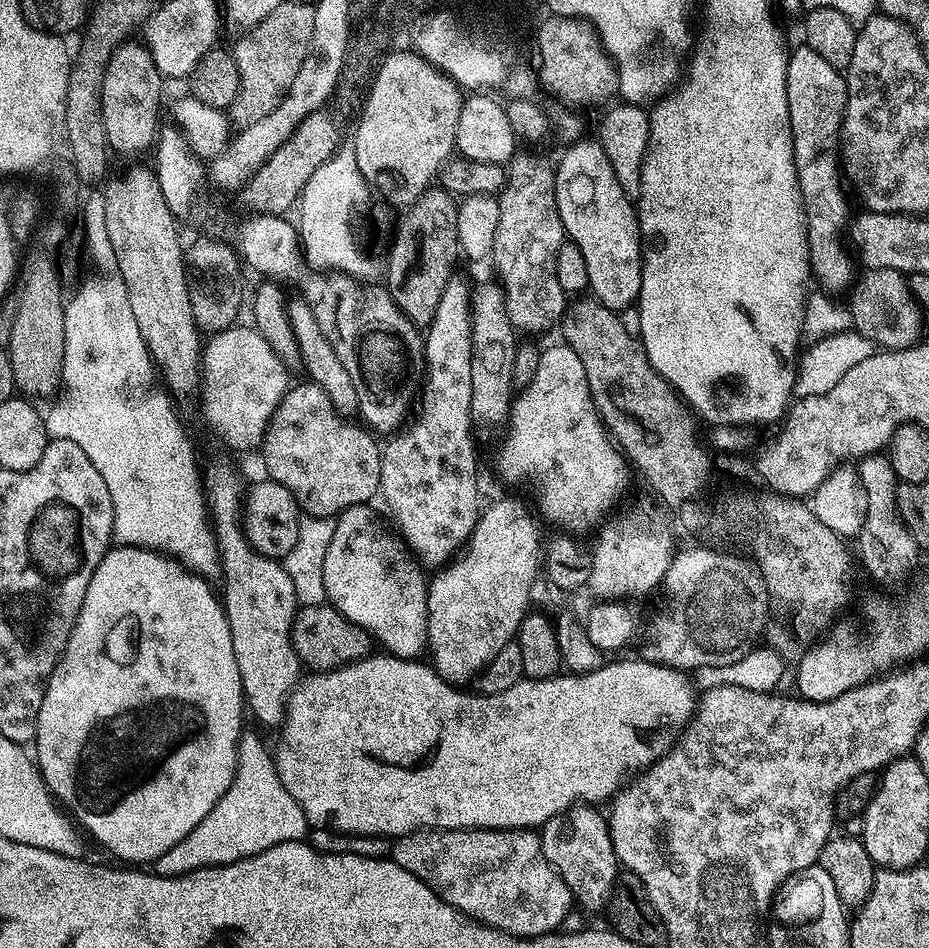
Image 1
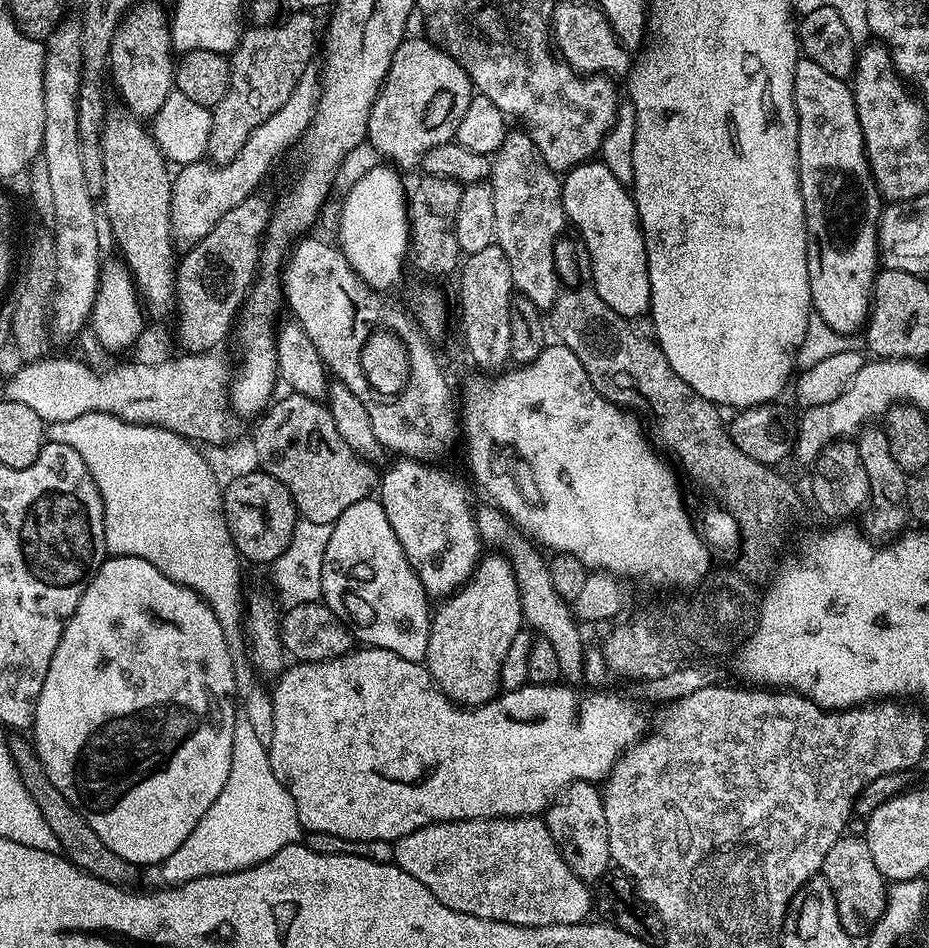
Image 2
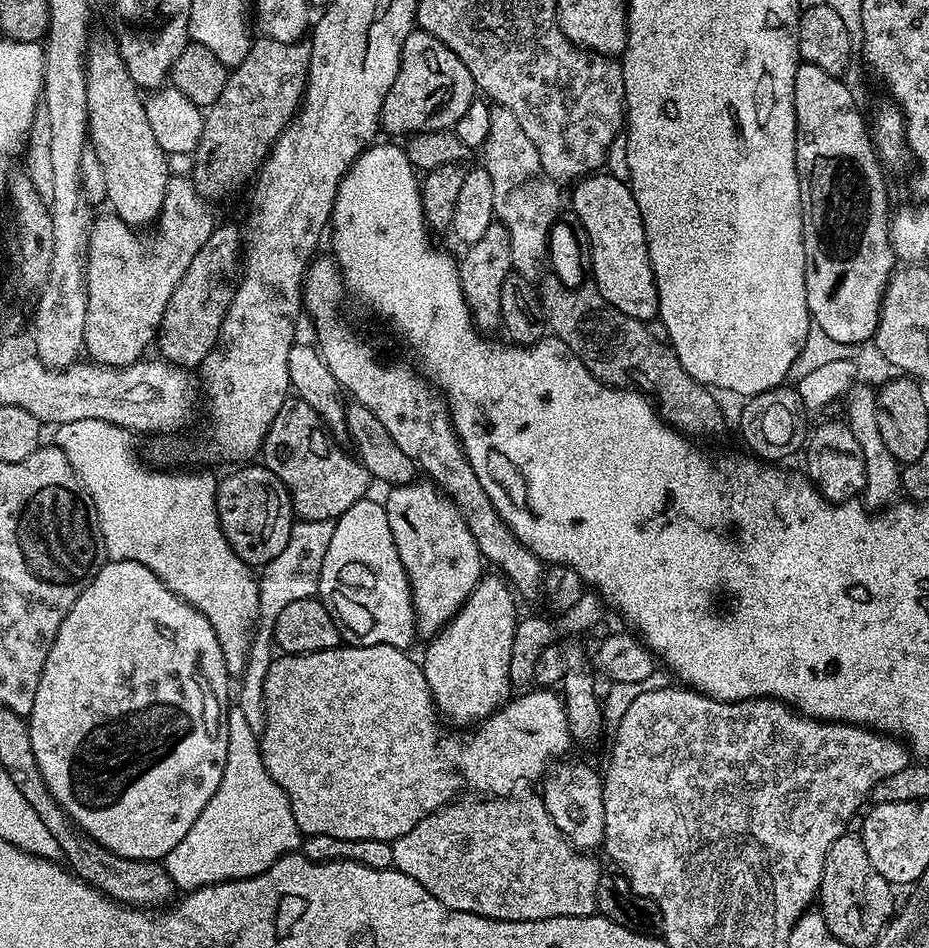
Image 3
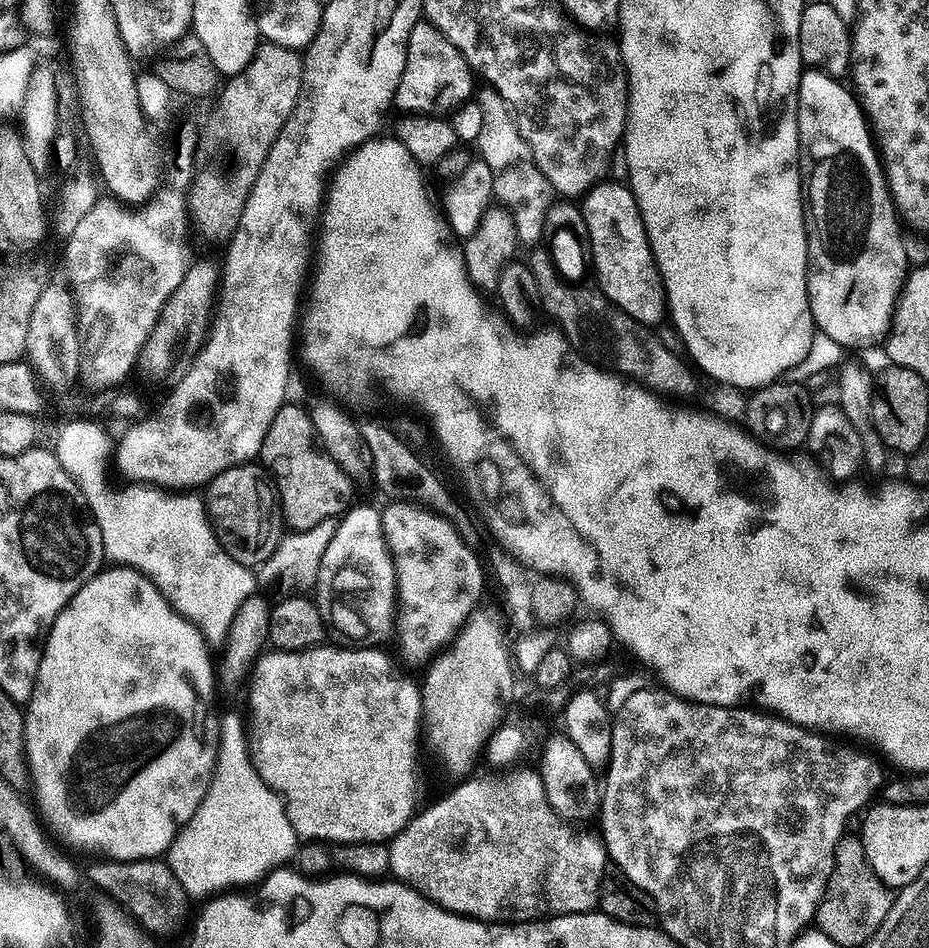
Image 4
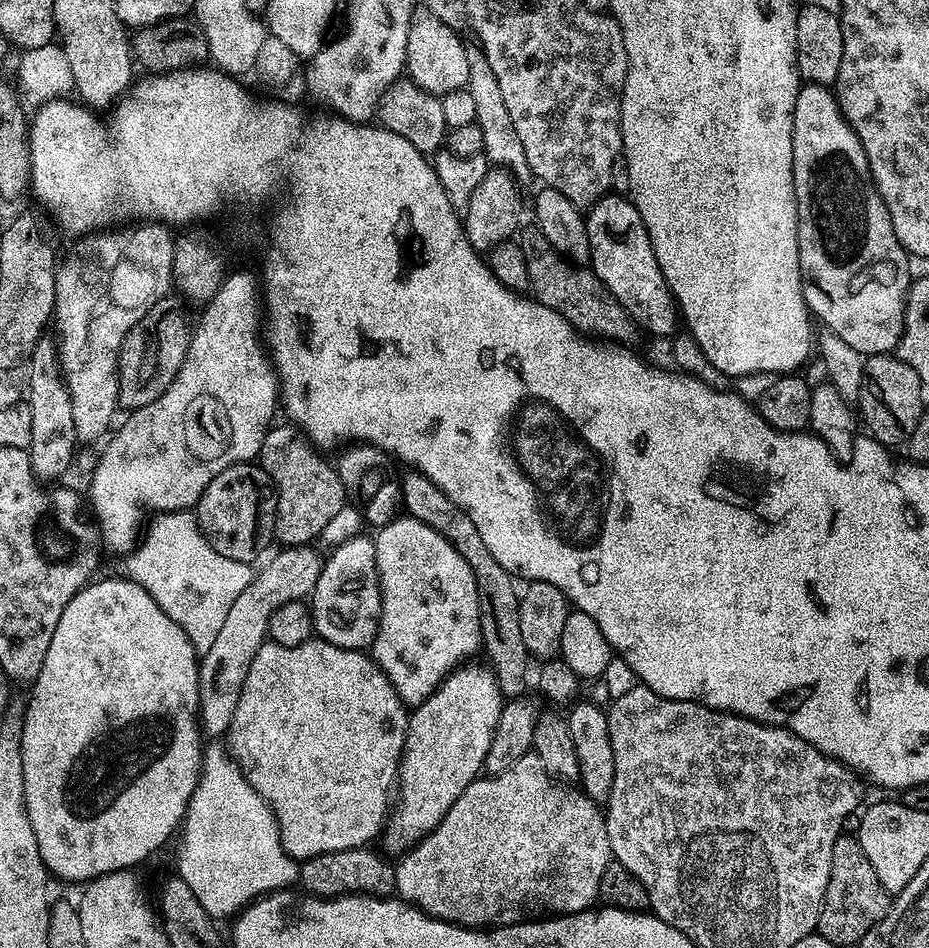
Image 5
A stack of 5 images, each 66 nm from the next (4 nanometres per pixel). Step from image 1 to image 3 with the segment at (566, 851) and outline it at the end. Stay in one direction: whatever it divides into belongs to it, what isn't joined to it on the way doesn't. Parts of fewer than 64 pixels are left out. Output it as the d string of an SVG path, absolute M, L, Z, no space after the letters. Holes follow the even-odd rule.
M557 763L542 780L542 785L544 784L542 799L546 810L573 848L599 849L604 842L604 827L606 826L604 782L601 773L599 771L596 773L588 764L559 764Z

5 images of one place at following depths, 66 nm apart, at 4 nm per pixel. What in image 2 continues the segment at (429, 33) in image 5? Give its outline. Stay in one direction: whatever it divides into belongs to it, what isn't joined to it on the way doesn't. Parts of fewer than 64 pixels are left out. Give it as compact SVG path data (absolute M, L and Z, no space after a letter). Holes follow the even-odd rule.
M404 39L370 110L367 143L372 143L373 150L388 159L385 161L401 169L415 169L434 146L455 141L458 122L462 122L462 114L466 114L466 106L470 106L474 95L466 69L451 52L436 44L428 40Z

